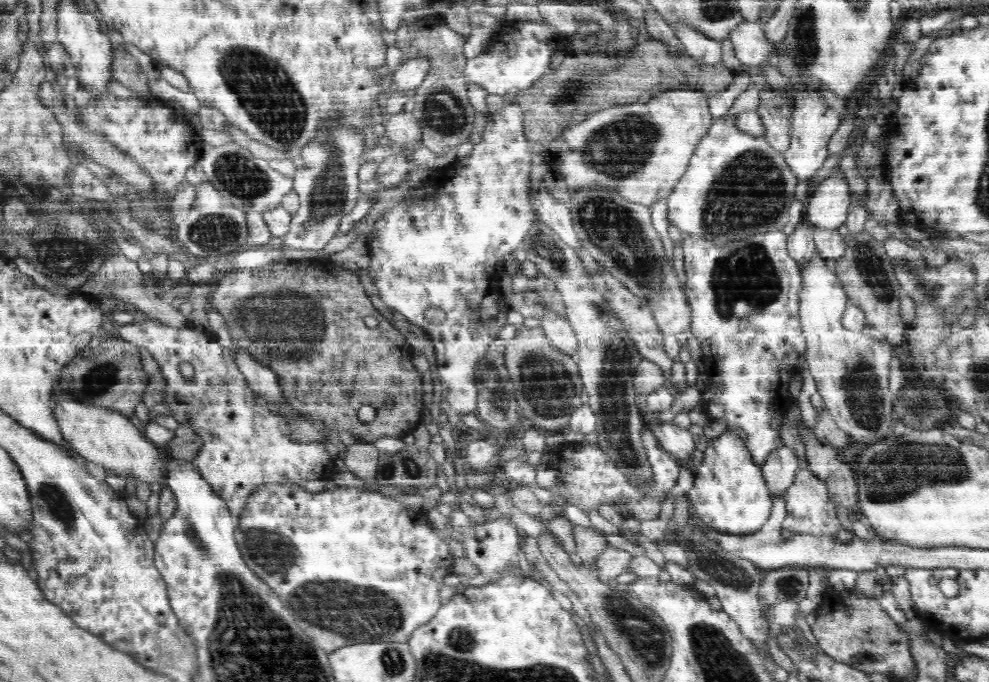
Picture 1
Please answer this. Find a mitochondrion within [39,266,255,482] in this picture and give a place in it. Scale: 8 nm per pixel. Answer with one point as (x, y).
(104, 374)

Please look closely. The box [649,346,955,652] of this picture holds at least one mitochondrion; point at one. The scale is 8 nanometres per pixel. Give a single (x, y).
(861, 386)

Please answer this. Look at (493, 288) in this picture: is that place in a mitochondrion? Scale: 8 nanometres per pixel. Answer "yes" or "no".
no

